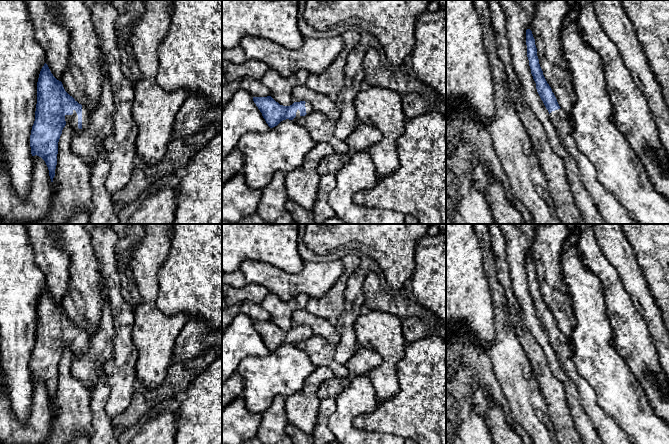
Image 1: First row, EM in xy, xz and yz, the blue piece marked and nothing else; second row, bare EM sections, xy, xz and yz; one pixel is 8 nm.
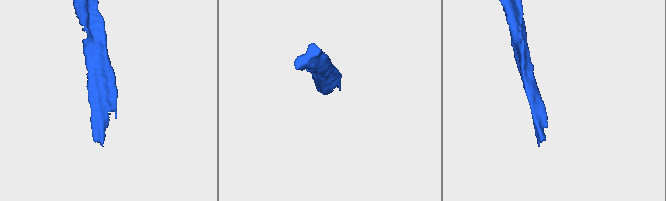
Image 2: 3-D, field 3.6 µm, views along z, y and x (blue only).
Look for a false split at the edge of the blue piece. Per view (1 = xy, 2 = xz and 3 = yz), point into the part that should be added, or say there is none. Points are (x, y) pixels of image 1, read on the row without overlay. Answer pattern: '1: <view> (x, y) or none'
1: xy (72, 344)
2: xz (309, 333)
3: yz (609, 432)

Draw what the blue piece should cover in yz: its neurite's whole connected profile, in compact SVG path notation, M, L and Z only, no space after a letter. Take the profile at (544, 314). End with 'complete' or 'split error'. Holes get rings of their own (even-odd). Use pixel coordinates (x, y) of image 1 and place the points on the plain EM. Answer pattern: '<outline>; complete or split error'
M530 253L526 254L527 281L537 316L549 336L549 341L568 378L575 384L579 393L579 403L604 444L633 444L626 433L611 416L597 403L594 389L577 372L576 360L567 338L559 330L557 323L547 307L539 288L535 263Z; split error

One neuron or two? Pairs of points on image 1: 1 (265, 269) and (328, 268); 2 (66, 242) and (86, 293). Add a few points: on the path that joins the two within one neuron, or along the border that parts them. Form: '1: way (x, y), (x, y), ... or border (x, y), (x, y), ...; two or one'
1: way (281, 280), (312, 280); one
2: way (79, 255), (83, 259), (85, 280); one

